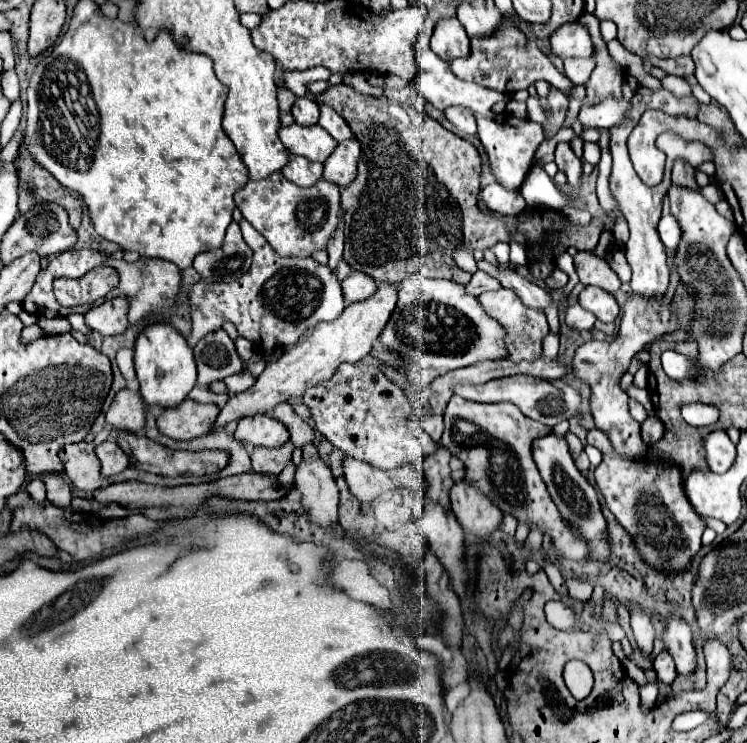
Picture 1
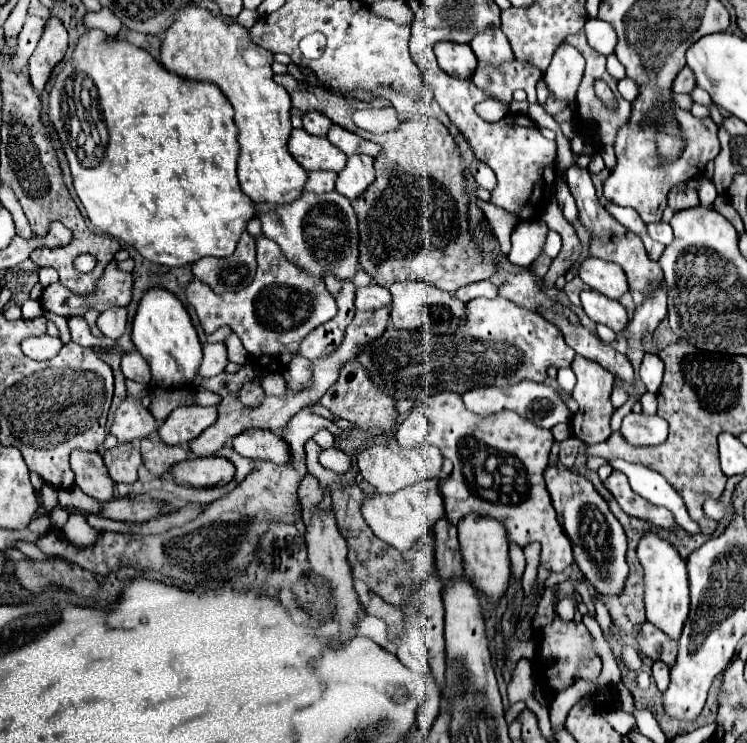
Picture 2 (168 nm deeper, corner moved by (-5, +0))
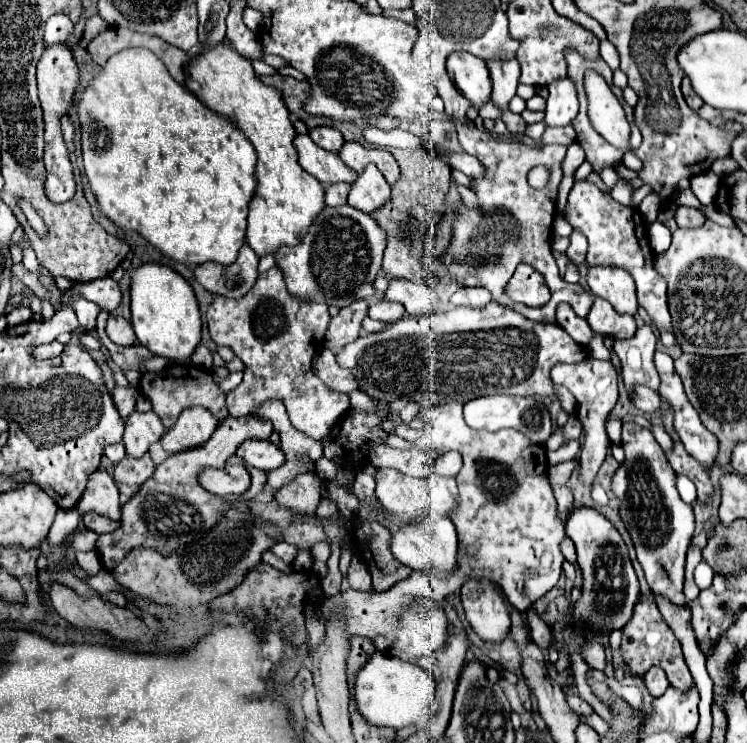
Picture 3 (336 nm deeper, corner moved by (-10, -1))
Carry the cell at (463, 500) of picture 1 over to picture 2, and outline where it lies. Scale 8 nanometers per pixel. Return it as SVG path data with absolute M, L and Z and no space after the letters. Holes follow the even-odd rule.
M470 513L462 517L462 521L458 523L458 539L460 539L460 551L464 559L466 577L470 577L470 581L474 583L478 591L484 591L496 603L504 595L508 587L508 577L510 577L506 527L494 517Z

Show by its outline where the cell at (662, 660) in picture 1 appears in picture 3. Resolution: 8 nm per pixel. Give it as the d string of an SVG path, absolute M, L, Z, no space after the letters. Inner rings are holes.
M655 666L655 668L647 670L647 672L645 672L645 676L643 676L643 680L645 680L647 692L649 692L653 698L659 698L659 696L669 688L667 676L665 676L665 672L663 672L659 666Z

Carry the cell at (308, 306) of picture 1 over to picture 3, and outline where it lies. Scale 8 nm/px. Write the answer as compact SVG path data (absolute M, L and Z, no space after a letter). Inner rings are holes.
M277 266L259 274L255 286L239 300L215 296L207 310L207 324L215 344L231 348L245 364L243 382L227 392L231 416L255 416L263 402L281 400L291 424L313 440L321 440L349 408L349 396L327 390L311 370L313 356L323 346L329 326L327 304L305 302L291 296Z

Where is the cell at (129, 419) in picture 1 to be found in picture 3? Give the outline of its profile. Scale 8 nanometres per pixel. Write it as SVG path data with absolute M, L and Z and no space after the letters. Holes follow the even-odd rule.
M133 412L125 420L125 434L123 444L127 454L133 458L141 458L151 444L159 442L165 434L165 426L155 412Z

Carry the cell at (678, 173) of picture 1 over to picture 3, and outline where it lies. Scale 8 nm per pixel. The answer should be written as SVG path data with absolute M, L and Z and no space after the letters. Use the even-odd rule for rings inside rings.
M679 206L675 212L675 220L677 220L679 228L697 228L705 222L705 216L697 208Z

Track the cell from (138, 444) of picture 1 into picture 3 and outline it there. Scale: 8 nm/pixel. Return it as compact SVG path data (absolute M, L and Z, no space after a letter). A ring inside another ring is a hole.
M225 464L219 470L205 468L199 476L199 482L207 492L217 496L229 496L229 494L241 496L251 486L249 472L245 470L243 464L235 464L235 466Z

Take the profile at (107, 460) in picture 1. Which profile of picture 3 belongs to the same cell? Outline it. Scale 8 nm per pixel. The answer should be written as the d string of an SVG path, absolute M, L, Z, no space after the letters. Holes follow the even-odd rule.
M145 454L143 458L131 458L125 456L117 466L115 466L115 482L119 484L137 484L141 486L145 480L151 478L151 474L155 472L155 464L151 460L149 454Z

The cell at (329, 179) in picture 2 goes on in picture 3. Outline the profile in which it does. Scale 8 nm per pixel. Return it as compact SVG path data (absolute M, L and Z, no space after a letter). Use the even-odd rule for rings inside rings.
M333 184L325 190L325 204L327 206L343 206L347 204L347 194L351 186L349 184Z

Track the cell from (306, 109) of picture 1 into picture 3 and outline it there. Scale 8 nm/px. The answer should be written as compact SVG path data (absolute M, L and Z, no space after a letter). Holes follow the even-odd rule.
M317 126L309 132L309 136L317 146L321 146L329 152L339 152L341 146L345 144L341 132L337 128L331 128L331 126Z

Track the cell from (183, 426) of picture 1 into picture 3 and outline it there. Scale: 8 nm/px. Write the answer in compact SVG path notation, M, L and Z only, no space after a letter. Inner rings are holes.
M187 408L181 412L177 424L165 432L161 444L169 454L197 448L211 438L217 424L219 422L215 420L215 416L211 416L211 412L207 412L205 408Z

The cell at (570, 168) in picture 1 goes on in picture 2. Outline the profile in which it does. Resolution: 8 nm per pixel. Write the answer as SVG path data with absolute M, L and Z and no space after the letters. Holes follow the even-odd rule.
M572 163L572 165L566 169L566 175L564 175L564 177L566 177L566 183L568 183L568 187L570 187L570 193L572 193L574 199L576 199L578 213L580 213L580 219L582 219L584 227L586 227L586 229L592 229L592 235L598 235L598 237L600 237L600 239L596 239L596 241L590 243L590 255L600 257L600 259L604 259L604 261L614 261L614 263L618 263L618 265L624 269L626 277L628 277L630 287L640 289L642 293L646 293L646 289L648 289L654 281L660 281L660 279L662 279L662 269L660 269L660 265L648 257L648 253L646 253L642 241L640 241L636 235L628 235L628 231L600 205L588 169L582 169L578 163Z

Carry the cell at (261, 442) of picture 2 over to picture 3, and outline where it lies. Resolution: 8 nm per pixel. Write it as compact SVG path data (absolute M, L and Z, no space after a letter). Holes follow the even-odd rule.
M247 440L237 448L235 456L263 472L271 472L285 462L285 454L281 452L281 448L277 448L269 440Z

